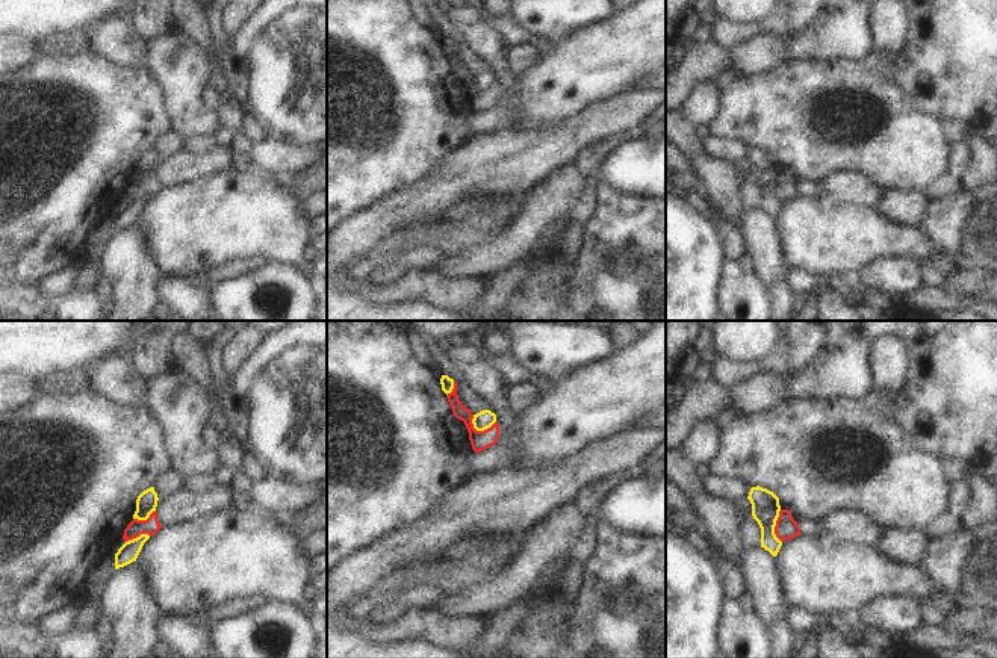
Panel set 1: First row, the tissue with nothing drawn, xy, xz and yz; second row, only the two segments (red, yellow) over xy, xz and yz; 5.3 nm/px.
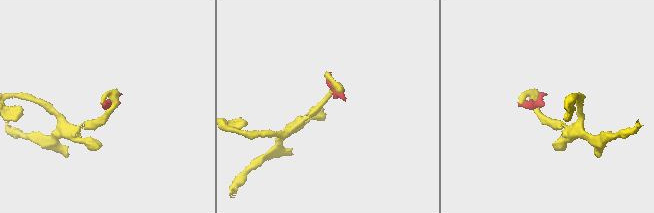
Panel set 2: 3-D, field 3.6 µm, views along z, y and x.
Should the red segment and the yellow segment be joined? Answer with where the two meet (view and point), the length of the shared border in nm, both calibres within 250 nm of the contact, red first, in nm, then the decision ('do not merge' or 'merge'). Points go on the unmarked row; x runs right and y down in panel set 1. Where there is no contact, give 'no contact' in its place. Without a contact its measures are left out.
contact xz (481, 93); length 140 nm; calibres 100 and 100 nm; do not merge

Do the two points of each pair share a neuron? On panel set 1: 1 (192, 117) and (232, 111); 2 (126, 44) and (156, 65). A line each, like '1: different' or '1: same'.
1: different
2: different

